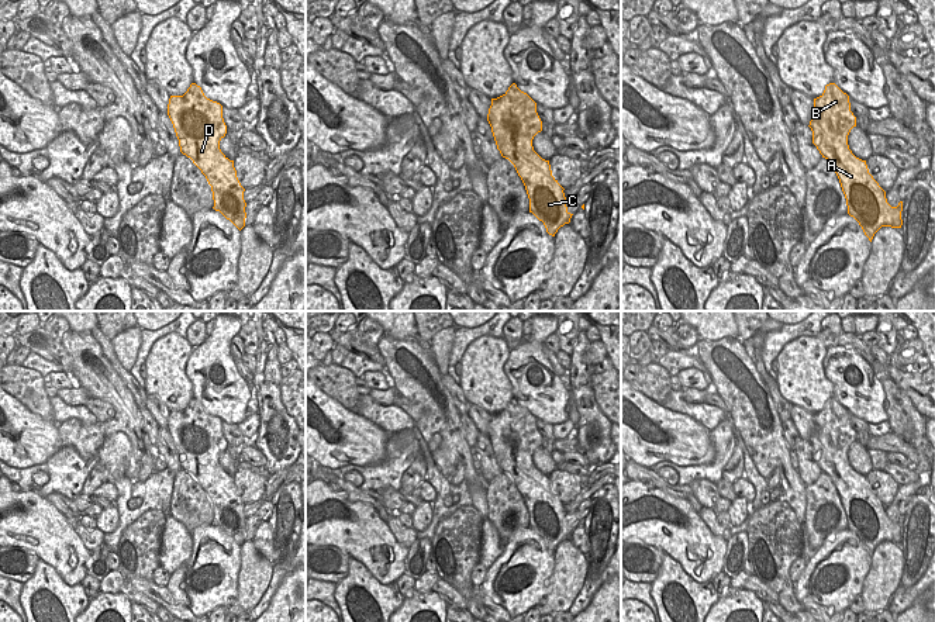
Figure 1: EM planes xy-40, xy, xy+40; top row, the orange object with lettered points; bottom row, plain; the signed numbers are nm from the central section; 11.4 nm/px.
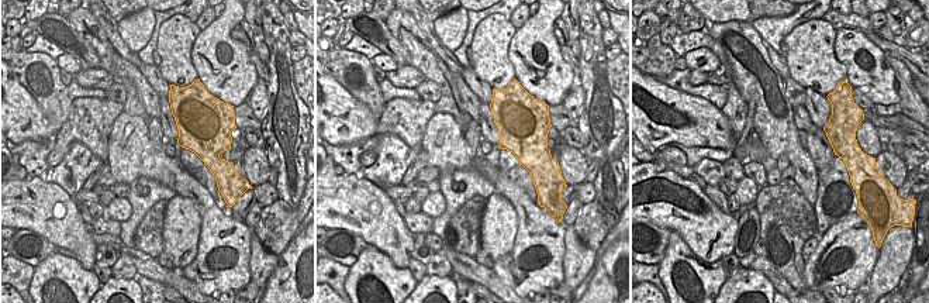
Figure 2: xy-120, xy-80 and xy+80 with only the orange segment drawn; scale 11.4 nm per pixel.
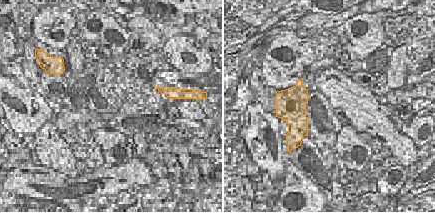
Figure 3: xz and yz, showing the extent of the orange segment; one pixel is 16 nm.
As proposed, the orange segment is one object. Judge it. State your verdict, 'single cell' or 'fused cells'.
single cell

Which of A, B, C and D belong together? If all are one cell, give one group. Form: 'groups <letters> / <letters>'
groups A B C D

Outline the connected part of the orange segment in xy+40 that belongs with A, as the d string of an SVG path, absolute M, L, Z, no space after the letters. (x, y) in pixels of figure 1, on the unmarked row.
M835 398L827 400L824 408L814 414L814 432L808 442L812 446L812 459L822 473L831 477L839 494L846 514L848 529L859 538L869 556L872 557L874 549L881 542L901 543L903 516L897 522L891 522L887 518L886 507L869 488L866 476L856 473L849 464L848 450L856 442L856 432L851 426L849 411Z

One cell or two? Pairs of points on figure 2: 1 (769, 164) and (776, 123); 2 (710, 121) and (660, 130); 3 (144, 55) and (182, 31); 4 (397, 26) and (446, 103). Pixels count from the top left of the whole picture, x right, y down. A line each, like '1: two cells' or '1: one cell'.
1: two cells
2: one cell
3: two cells
4: one cell

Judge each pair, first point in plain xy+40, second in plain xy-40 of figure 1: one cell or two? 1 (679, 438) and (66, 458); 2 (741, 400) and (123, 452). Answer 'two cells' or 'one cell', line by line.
1: two cells
2: two cells

